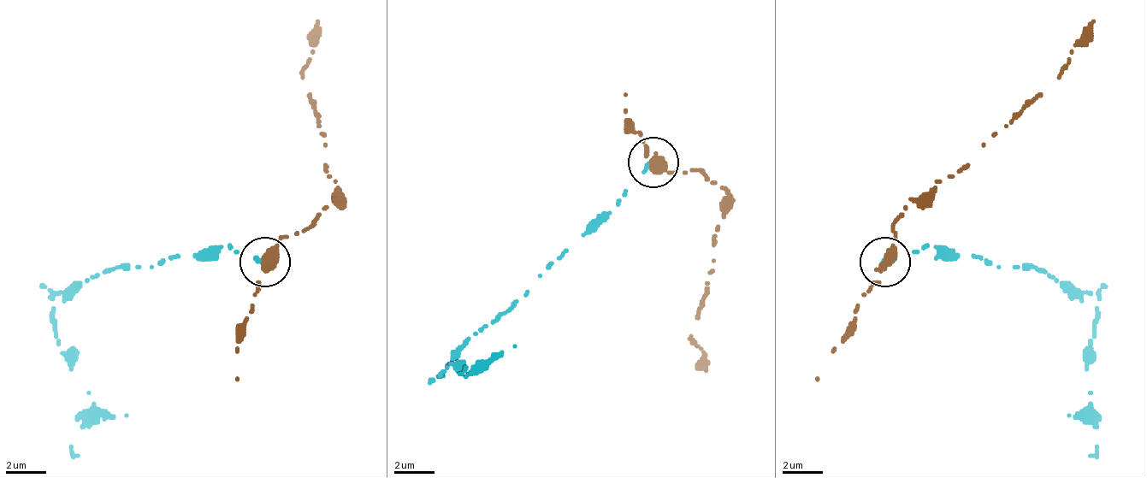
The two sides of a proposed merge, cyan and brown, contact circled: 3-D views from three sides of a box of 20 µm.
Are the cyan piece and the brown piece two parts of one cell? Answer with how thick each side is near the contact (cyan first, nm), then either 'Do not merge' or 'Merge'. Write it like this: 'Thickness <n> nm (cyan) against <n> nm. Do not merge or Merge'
Thickness 260 nm (cyan) against 400 nm. Do not merge

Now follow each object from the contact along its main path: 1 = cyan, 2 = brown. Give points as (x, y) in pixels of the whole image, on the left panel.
1: (263, 262), (208, 248), (152, 268), (107, 268), (57, 293), (57, 344), (92, 404), (72, 444), (77, 454)
2: (263, 262), (283, 238), (309, 227), (339, 197), (328, 177), (304, 77), (319, 21)

